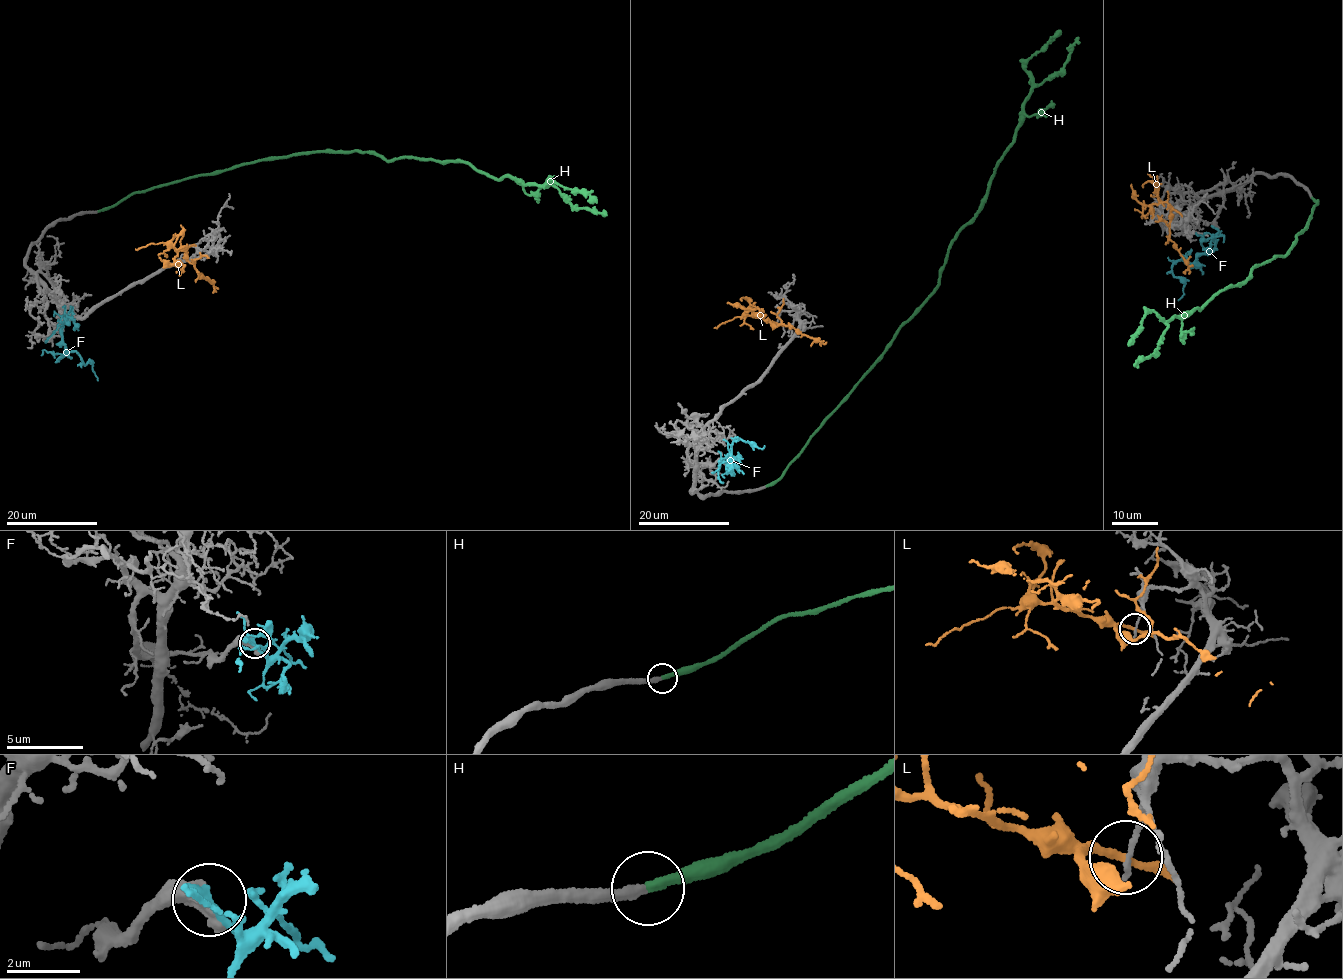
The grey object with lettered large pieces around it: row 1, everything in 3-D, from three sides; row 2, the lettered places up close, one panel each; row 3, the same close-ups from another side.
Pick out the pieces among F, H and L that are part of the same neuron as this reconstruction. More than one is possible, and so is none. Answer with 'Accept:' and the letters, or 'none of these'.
Accept: H

